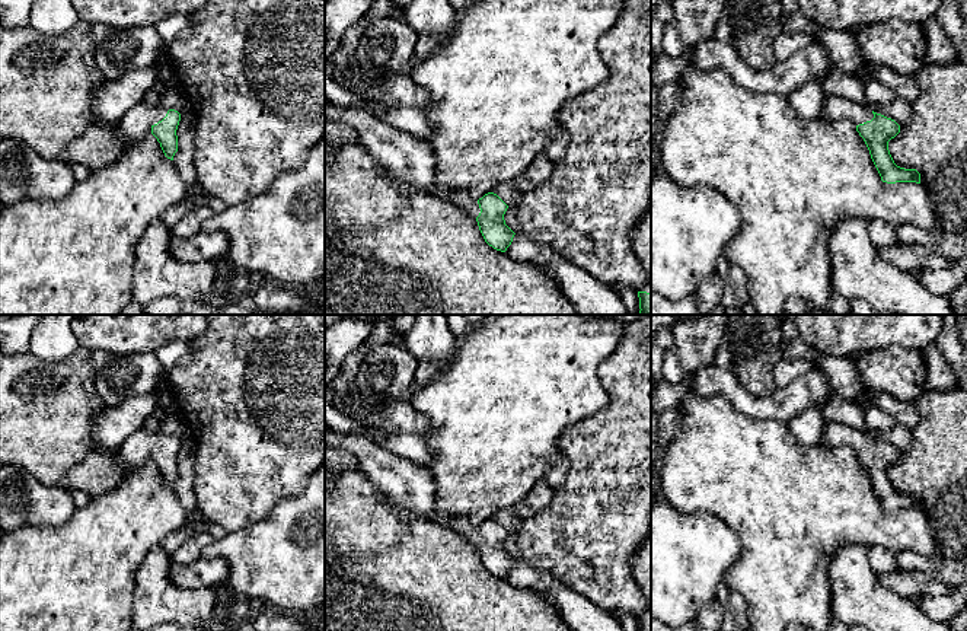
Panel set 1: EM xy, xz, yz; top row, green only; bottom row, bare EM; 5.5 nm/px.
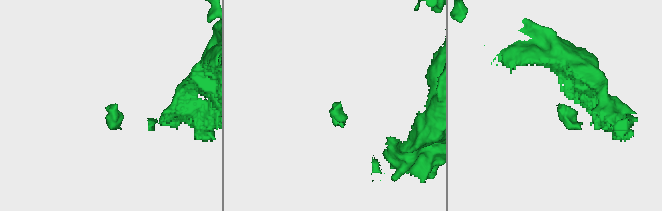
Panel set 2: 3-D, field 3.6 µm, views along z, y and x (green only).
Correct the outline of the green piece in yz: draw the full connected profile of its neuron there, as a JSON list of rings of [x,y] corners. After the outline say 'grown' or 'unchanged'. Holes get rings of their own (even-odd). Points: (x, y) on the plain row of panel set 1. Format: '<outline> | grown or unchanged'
[[[840,423],[826,426],[821,443],[832,447],[848,446],[856,453],[883,509],[920,510],[920,500],[916,495],[897,493],[890,481],[888,468],[900,459],[900,452],[894,446]]] | grown

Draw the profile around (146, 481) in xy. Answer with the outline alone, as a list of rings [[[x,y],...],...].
[[[150,459],[141,466],[131,466],[125,478],[103,495],[76,509],[68,522],[61,526],[25,526],[0,536],[0,631],[128,631],[133,628],[131,609],[135,589],[135,573],[146,555],[157,546],[163,538],[181,529],[186,522],[186,512],[173,487],[167,485],[157,465]]]

